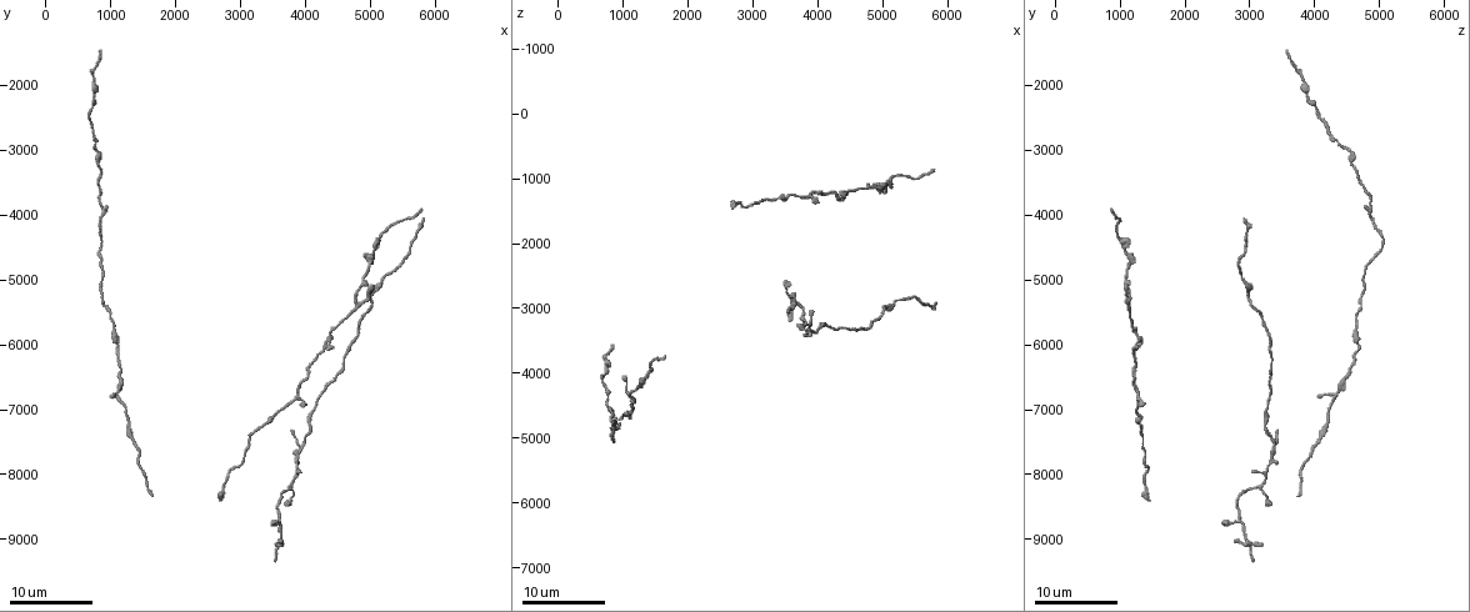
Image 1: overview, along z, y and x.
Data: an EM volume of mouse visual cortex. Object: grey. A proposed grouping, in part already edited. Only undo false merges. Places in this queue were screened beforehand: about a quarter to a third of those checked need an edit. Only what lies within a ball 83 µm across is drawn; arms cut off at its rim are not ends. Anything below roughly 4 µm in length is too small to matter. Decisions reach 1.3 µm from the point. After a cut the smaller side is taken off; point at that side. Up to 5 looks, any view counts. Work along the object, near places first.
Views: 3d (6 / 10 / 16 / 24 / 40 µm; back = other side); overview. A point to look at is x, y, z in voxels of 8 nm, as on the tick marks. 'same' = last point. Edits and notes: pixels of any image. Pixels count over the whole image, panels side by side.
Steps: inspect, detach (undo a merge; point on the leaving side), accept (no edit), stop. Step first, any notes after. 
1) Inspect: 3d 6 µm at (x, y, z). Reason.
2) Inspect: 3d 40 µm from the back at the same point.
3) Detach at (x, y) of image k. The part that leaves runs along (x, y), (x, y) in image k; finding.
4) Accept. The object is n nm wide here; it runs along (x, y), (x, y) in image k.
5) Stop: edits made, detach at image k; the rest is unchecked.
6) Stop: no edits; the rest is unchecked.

Inspect: 3d 16 µm at (3750, 8150, 3200). Three-way junction.

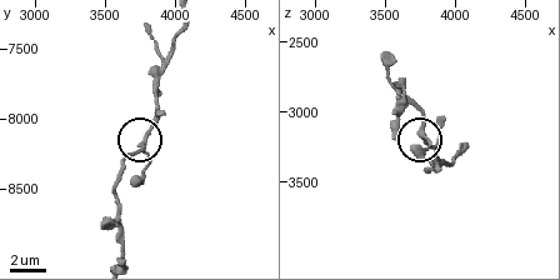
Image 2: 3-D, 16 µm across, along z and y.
Inspect: 3d 6 µm at (3780, 8160, 3180).

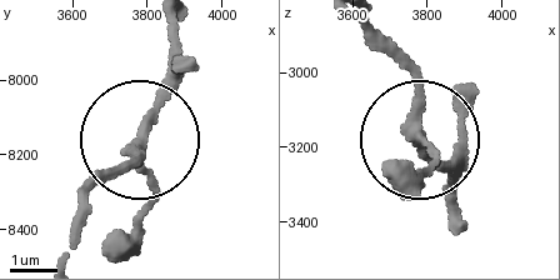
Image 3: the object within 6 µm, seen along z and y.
Accept. 3 arms meet here; one cell here.

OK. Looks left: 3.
Inspect: 3d 16 µm at (3900, 7600, 3400). Three-way junction.

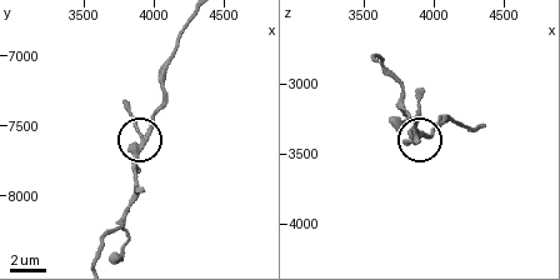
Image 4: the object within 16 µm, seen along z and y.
Inspect: 3d 6 µm at the same point.

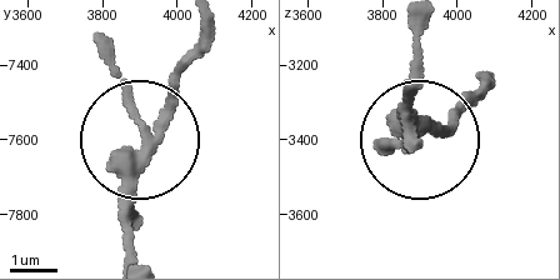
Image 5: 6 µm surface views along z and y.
Accept. The object is 250 nm wide here; all the same cell.

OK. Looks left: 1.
Stop: no edits; the rest is unchecked.

